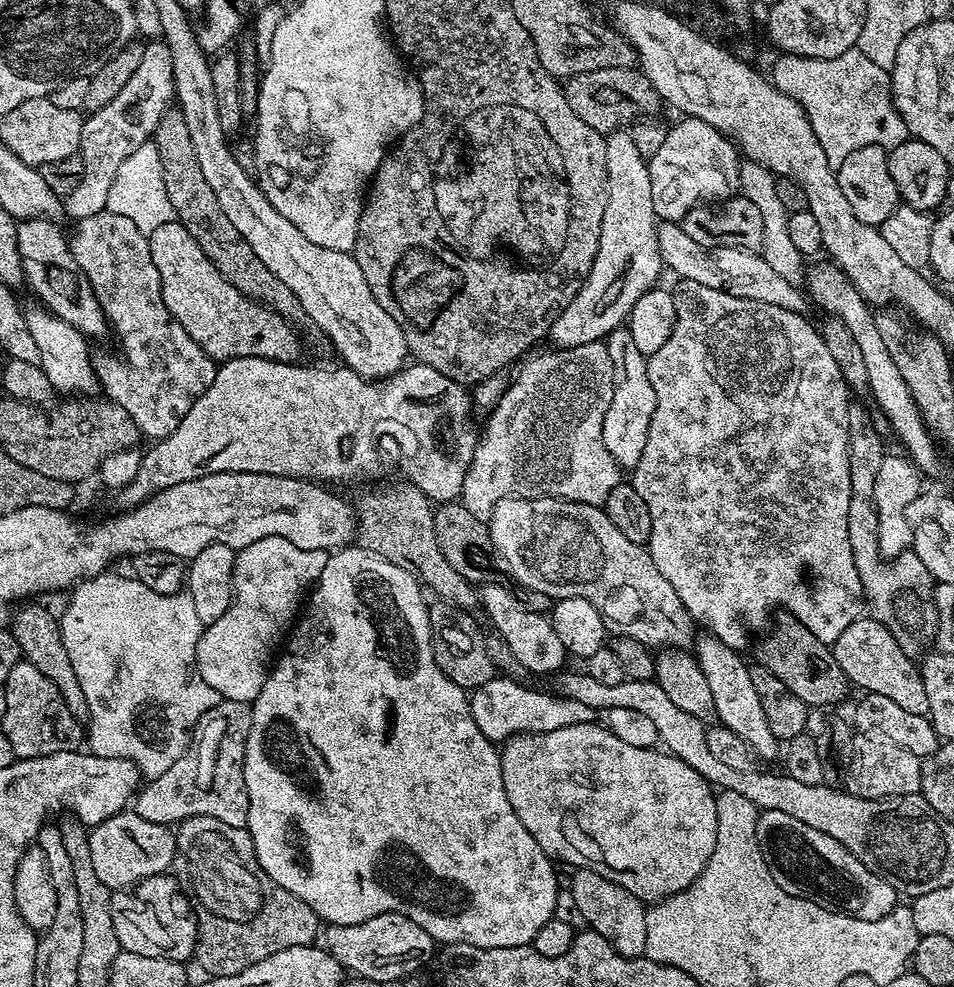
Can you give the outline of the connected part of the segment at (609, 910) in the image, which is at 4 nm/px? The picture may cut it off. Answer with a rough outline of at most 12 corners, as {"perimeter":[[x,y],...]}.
{"perimeter":[[589,868],[571,873],[585,925],[626,958],[646,950],[645,901]]}

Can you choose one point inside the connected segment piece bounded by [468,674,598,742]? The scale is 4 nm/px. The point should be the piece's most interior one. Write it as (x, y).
(503, 708)

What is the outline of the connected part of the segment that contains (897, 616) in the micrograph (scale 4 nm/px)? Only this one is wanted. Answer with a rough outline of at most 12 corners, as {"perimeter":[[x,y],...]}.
{"perimeter":[[848,422],[850,550],[864,602],[908,656],[936,636],[936,584],[914,551],[880,554],[884,440]]}

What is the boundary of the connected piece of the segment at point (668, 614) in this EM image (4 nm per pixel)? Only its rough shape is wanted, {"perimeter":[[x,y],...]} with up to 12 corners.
{"perimeter":[[508,496],[486,523],[513,578],[586,598],[649,650],[694,621],[603,507]]}

